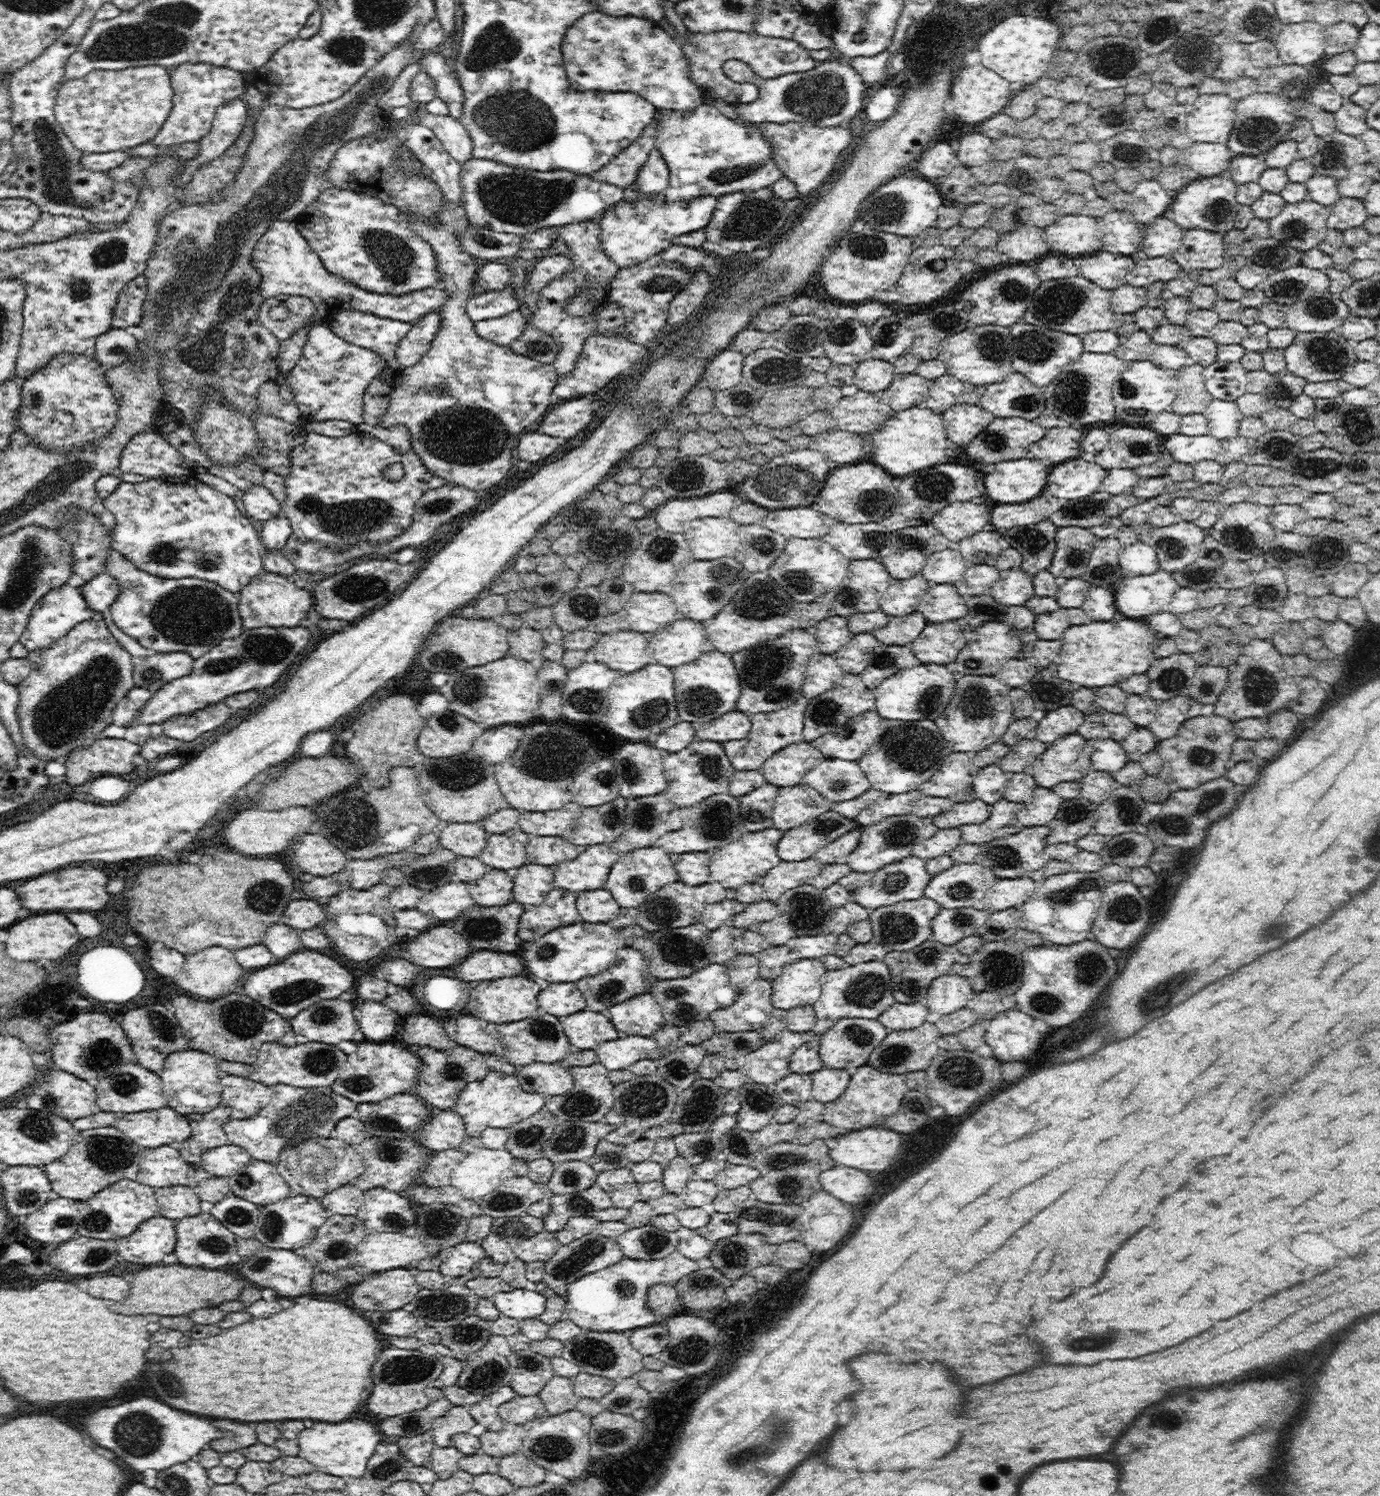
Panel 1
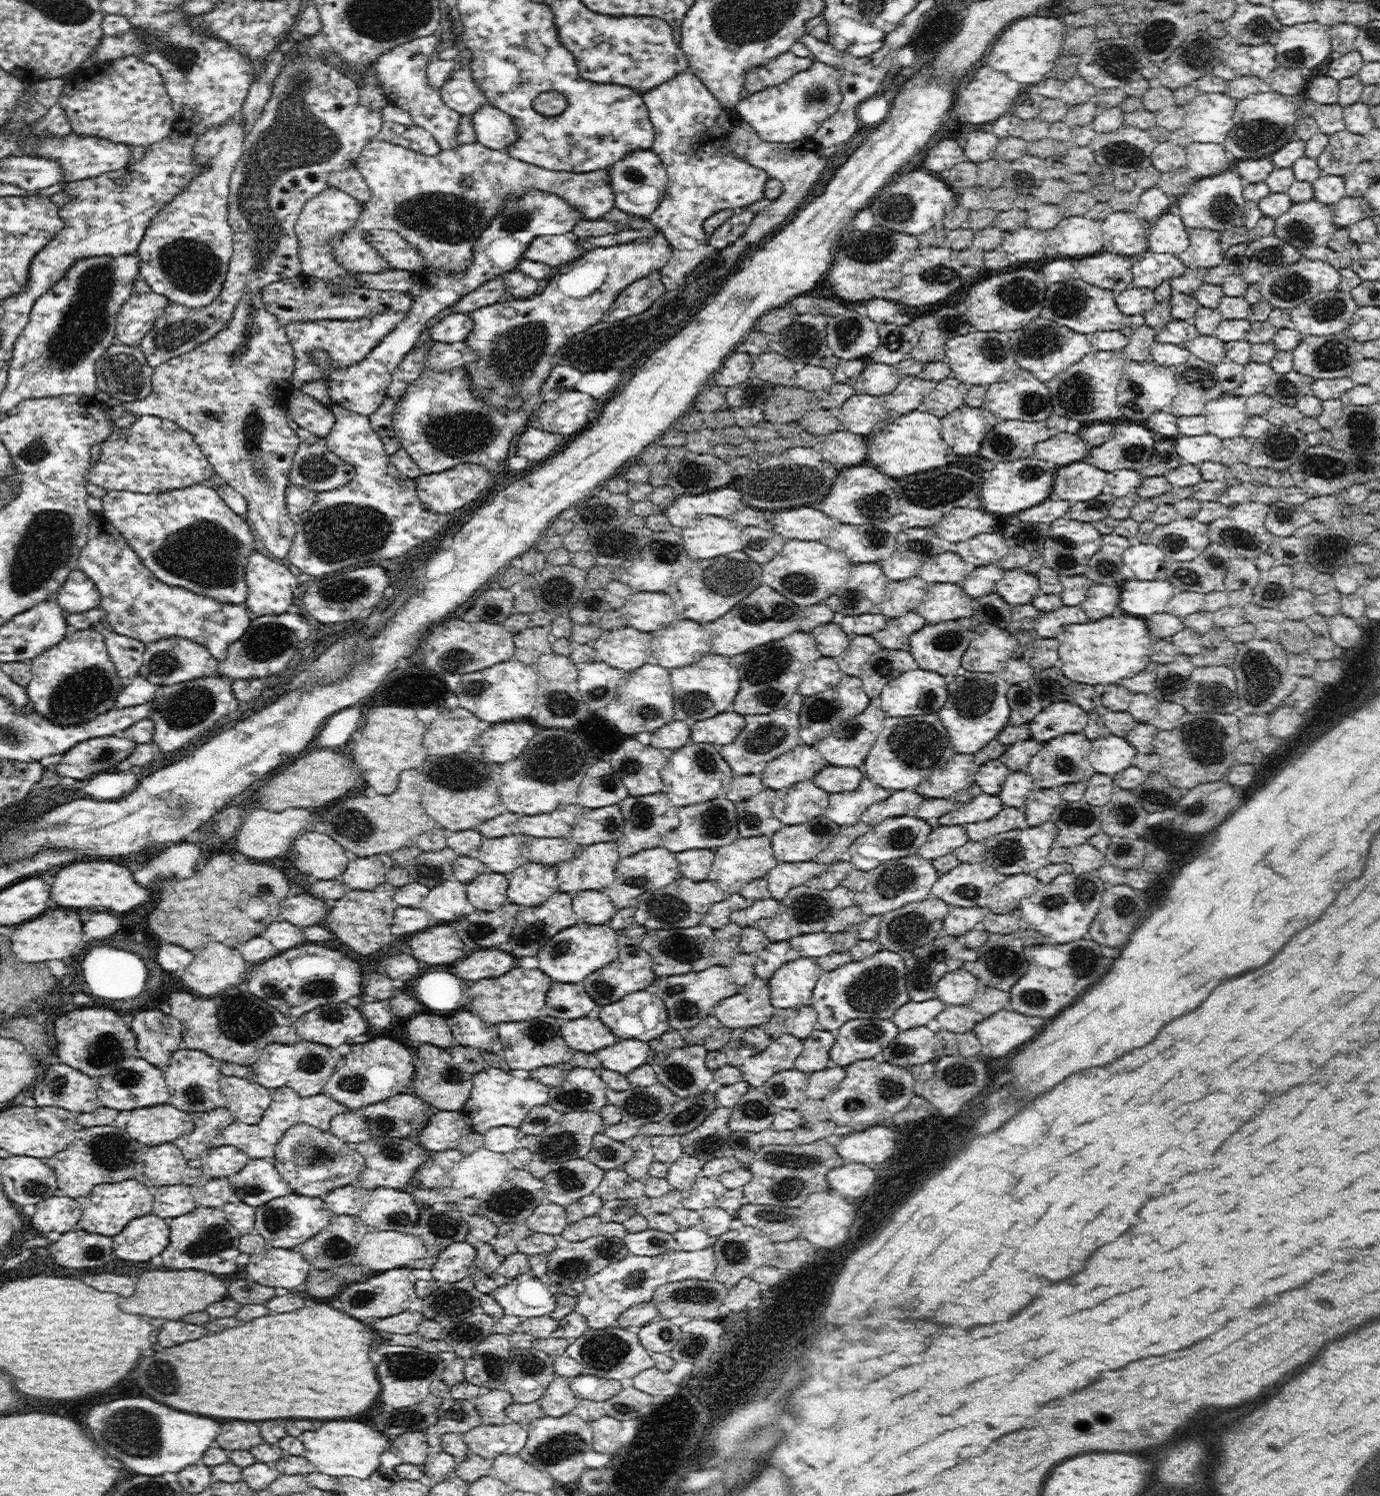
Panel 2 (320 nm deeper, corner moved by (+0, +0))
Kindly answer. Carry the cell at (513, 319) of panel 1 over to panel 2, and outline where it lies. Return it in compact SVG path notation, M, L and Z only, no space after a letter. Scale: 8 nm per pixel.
M466 341L452 342L431 342L431 347L425 356L425 369L434 372L446 372L452 368L474 364L477 356L469 349Z

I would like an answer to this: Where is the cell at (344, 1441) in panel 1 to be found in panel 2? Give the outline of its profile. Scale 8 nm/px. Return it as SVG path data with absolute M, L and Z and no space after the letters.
M354 1420L326 1422L316 1432L304 1432L302 1442L304 1442L304 1456L314 1464L311 1471L322 1470L322 1473L330 1473L330 1476L357 1479L368 1479L374 1470L380 1467L378 1460L380 1454L391 1448L391 1441L387 1436Z

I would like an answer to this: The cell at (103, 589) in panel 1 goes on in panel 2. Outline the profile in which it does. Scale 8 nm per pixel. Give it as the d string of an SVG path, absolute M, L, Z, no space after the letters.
M79 569L70 572L55 598L67 614L86 612L101 606L101 594L96 583Z

